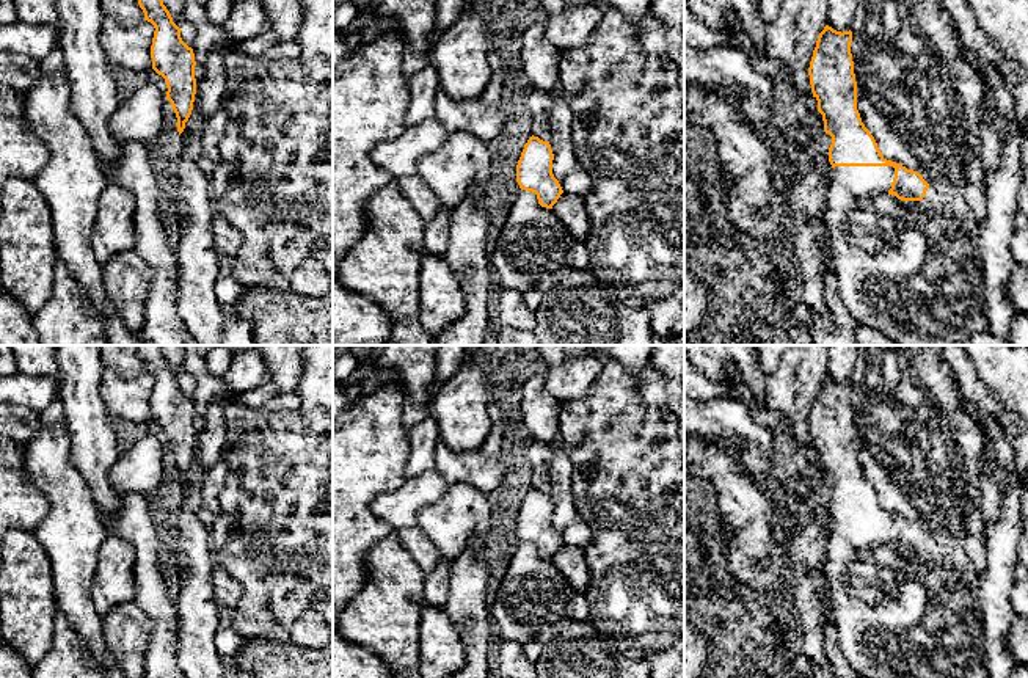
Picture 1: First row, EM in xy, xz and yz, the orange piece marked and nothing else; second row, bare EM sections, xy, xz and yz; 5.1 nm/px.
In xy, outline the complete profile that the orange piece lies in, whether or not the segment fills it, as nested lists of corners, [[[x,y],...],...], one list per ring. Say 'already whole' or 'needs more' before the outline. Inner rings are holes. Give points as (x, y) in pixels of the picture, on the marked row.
already whole; [[[138,0],[138,5],[144,20],[155,28],[151,46],[152,69],[166,82],[166,100],[173,105],[180,135],[191,115],[196,94],[195,53],[182,41],[182,30],[173,22],[163,0]]]

